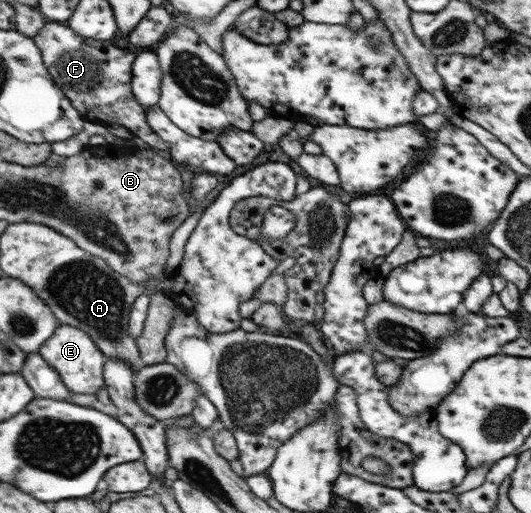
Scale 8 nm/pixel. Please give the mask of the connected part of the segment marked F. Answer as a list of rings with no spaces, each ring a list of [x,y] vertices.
[[[47,21],[46,24],[32,38],[41,51],[43,63],[47,72],[62,89],[67,100],[81,115],[84,121],[101,125],[117,124],[127,128],[135,137],[145,141],[152,149],[167,151],[168,145],[152,131],[146,120],[146,111],[135,101],[132,92],[132,65],[136,57],[136,50],[129,51],[119,47],[112,41],[96,41],[87,37],[80,37],[65,23]]]

